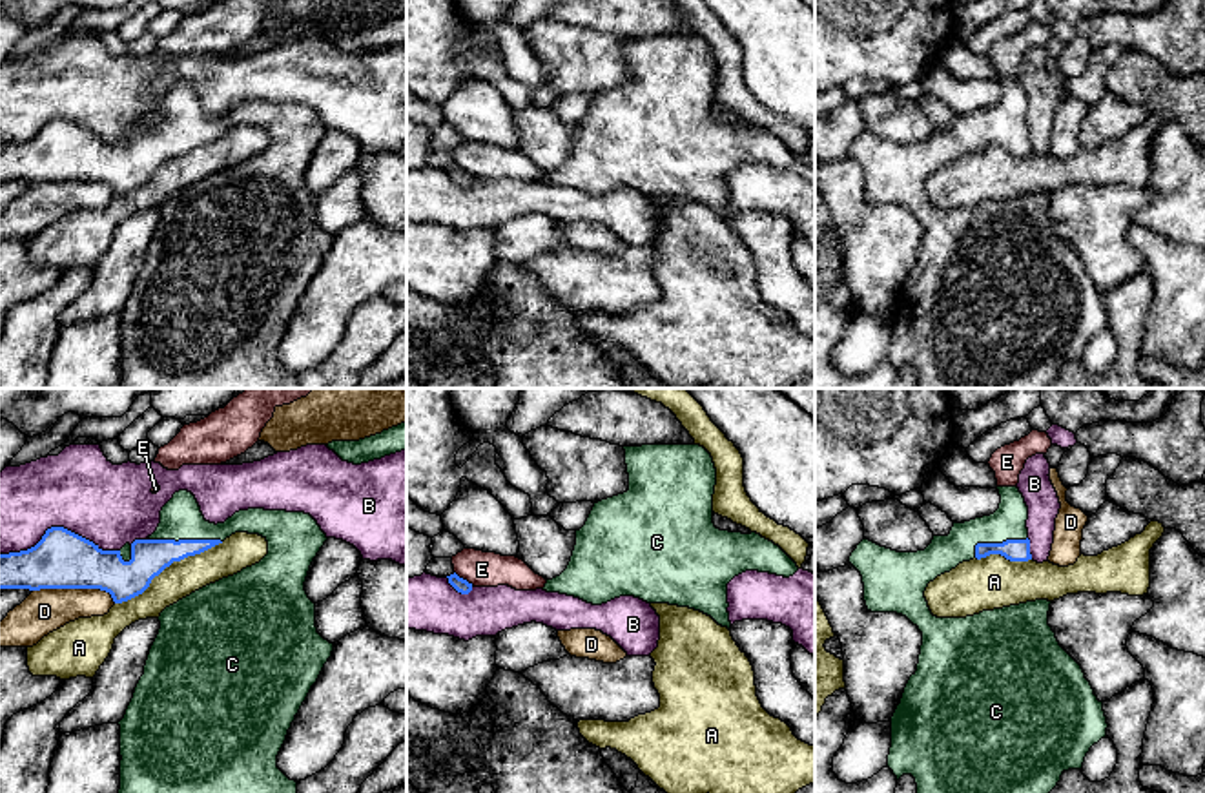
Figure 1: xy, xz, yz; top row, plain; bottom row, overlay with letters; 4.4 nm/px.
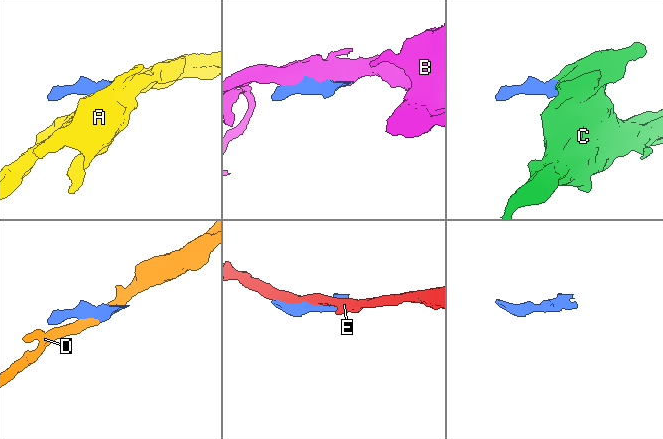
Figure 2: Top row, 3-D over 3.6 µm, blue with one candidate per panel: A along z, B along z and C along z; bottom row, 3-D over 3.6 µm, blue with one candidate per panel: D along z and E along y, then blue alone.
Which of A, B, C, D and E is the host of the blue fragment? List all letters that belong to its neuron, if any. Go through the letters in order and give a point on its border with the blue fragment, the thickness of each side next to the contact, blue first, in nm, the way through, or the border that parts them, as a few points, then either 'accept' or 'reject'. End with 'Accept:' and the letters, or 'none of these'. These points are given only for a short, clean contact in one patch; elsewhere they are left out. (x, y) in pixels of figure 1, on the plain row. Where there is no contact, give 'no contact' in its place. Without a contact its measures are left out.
A: meets blue in xy at (168, 157); 170 nm thick on the blue side, 160 nm on the other; reject
B: meets blue in xy at (59, 119); 260 nm thick on the blue side, 360 nm on the other; reject
C: meets blue in xy at (186, 132); 160 nm thick on the blue side, 190 nm on the other; runs through xy (148, 148), (174, 132), (186, 132), (181, 110); accept
D: meets blue in xy at (75, 179); 260 nm thick on the blue side, 190 nm on the other; reject
E: meets blue in xz at (462, 170); 70 nm thick on the blue side, 160 nm on the other; reject
Accept: C

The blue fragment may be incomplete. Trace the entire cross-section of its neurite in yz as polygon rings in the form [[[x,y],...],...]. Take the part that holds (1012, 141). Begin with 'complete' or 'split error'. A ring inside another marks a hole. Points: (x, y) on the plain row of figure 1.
split error; [[[997,78],[999,100],[983,109],[955,115],[948,128],[933,128],[924,142],[897,144],[862,131],[850,148],[860,164],[864,193],[871,204],[897,204],[922,224],[917,263],[910,268],[901,295],[891,308],[888,359],[897,372],[911,366],[917,388],[1046,388],[1068,361],[1081,361],[1087,345],[1107,328],[1103,294],[1097,292],[1081,257],[1059,237],[1048,217],[1048,191],[1035,191],[966,210],[937,210],[924,182],[937,168],[963,153],[1001,146],[1010,153],[1028,153],[1028,98],[1017,78]]]

